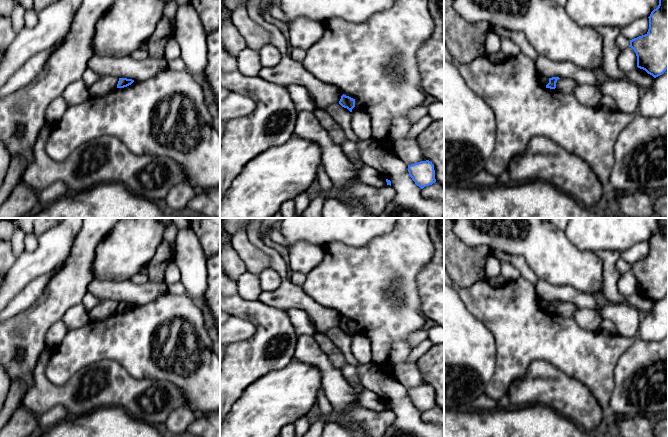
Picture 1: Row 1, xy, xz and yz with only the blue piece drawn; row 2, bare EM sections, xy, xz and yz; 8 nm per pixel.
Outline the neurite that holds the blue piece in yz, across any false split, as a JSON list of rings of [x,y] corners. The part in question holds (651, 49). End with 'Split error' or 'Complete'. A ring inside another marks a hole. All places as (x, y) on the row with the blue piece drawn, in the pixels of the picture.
[[[659,0],[659,5],[654,9],[649,18],[649,29],[645,35],[630,40],[630,45],[637,56],[637,67],[645,70],[654,78],[662,75],[668,69],[668,0]]]. Complete

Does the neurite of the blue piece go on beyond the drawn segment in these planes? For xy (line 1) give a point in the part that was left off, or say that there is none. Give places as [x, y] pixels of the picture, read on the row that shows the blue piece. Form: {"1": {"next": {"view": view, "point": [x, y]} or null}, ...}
{"1": {"next": null}}

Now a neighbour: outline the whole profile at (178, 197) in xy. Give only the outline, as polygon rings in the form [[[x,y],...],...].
[[[186,182],[179,183],[169,190],[165,200],[161,204],[168,212],[177,214],[187,208],[188,203],[197,195],[198,191],[197,188]]]

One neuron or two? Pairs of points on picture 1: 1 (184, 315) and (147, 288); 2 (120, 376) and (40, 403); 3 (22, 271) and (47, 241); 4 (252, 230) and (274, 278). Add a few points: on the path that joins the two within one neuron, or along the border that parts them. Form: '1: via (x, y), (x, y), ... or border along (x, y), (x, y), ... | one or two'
1: border along (167, 291), (150, 301), (136, 305) | two
2: via (100, 385), (79, 389), (73, 395), (60, 395) | one
3: via (29, 264), (45, 248) | one
4: border along (270, 267), (280, 276), (281, 282) | two

